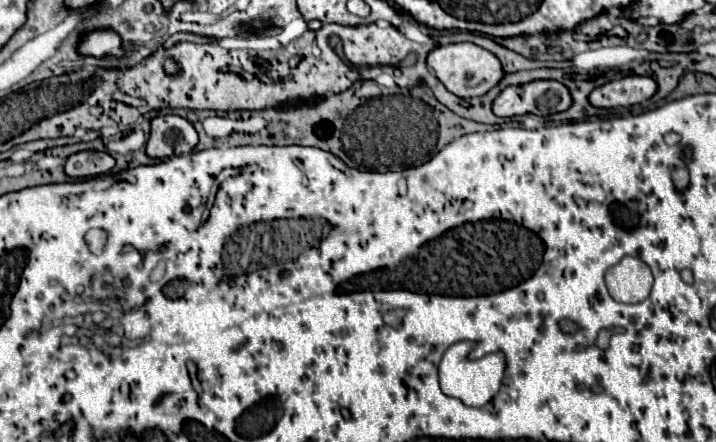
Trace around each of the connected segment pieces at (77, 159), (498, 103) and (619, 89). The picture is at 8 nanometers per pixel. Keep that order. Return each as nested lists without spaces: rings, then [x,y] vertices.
[[[84,151],[68,157],[66,161],[66,175],[74,179],[88,179],[88,177],[98,177],[110,173],[114,167],[114,159],[108,153],[100,151]]]
[[[532,81],[526,85],[506,87],[494,99],[494,115],[514,117],[524,113],[550,115],[570,109],[572,97],[558,81]]]
[[[628,75],[618,81],[610,81],[602,87],[596,87],[590,93],[590,103],[594,107],[628,107],[650,99],[656,93],[658,85],[652,77]]]

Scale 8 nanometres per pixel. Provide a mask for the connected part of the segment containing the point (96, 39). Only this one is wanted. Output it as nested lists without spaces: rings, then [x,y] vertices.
[[[94,31],[94,33],[86,35],[84,41],[80,43],[78,51],[82,55],[94,55],[94,57],[102,57],[102,55],[122,57],[124,55],[122,41],[114,31]]]

